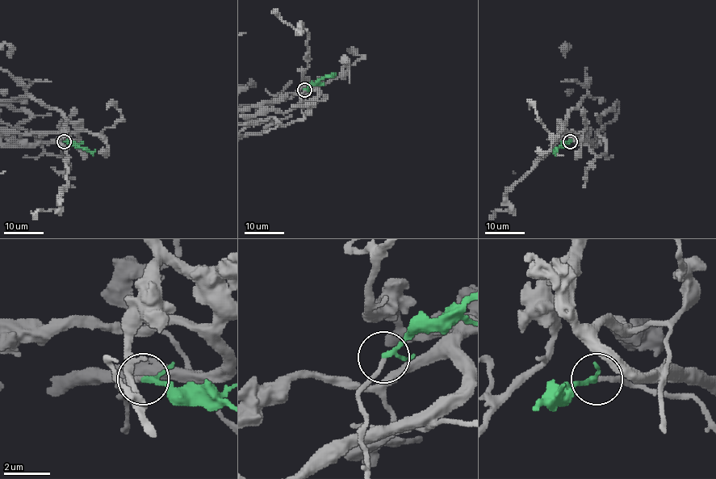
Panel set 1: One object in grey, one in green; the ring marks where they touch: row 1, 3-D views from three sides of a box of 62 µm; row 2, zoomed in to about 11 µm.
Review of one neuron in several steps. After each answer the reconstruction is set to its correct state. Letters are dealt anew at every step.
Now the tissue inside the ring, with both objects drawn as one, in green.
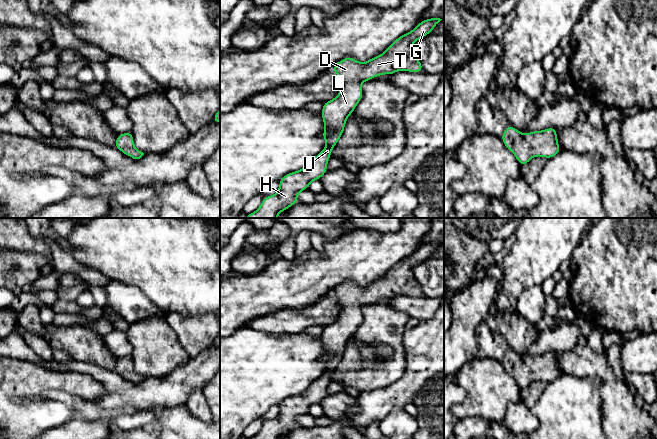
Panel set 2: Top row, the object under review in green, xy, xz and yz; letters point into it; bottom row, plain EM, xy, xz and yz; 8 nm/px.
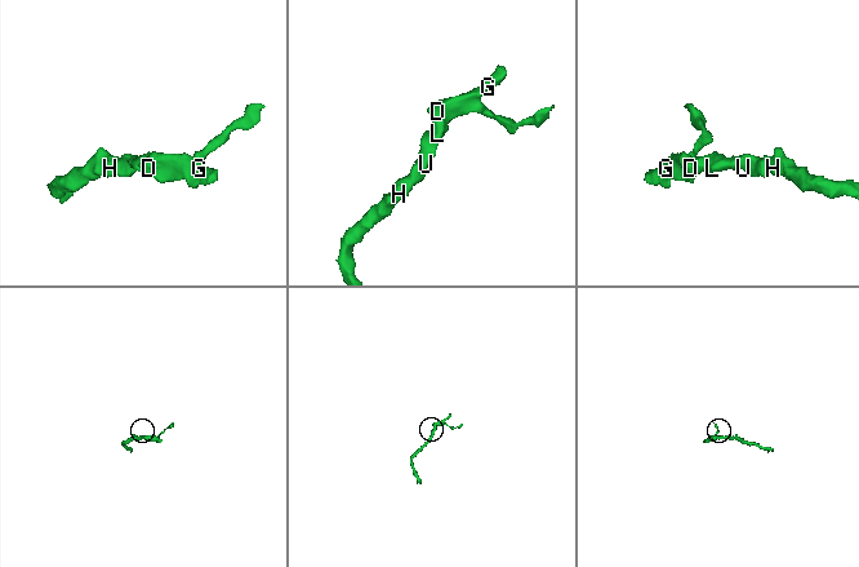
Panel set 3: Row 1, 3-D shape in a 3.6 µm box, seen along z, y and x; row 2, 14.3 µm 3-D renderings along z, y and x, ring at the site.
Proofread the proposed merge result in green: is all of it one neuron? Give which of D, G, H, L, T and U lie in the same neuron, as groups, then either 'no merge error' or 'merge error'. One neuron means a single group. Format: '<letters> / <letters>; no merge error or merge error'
D G H L T U; no merge error

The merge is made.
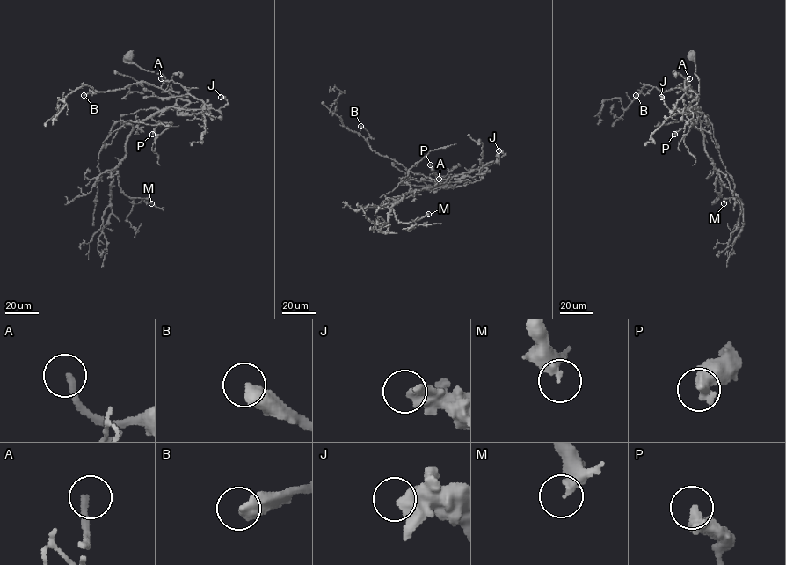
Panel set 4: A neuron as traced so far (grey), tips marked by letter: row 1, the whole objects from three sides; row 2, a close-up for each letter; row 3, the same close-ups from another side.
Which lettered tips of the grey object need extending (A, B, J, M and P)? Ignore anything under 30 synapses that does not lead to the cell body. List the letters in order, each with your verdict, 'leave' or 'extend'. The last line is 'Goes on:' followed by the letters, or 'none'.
A: leave
B: leave
J: leave
M: leave
P: leave
Goes on: none

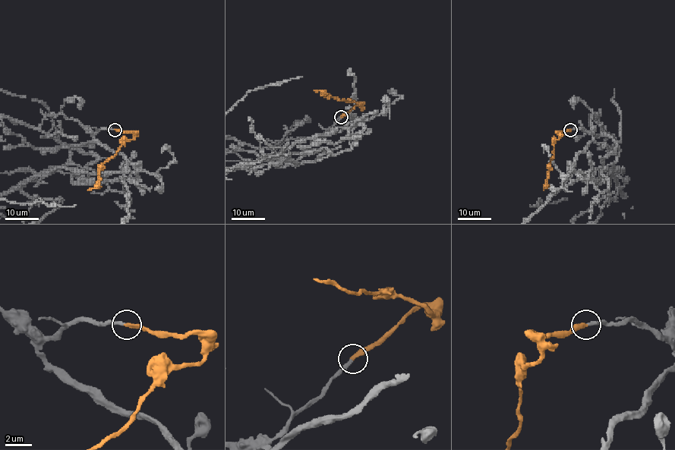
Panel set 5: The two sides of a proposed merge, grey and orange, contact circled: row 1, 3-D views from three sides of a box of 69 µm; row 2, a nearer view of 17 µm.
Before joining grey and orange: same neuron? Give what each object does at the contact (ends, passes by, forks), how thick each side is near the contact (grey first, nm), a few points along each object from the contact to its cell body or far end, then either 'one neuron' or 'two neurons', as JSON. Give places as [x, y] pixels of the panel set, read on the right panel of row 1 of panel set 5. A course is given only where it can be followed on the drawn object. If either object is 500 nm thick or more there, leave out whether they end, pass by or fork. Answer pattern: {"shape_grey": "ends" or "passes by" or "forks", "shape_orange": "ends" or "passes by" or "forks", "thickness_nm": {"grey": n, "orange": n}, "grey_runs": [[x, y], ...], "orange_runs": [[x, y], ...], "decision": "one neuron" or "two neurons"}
{"shape_grey": "ends", "shape_orange": "ends", "thickness_nm": {"grey": 240, "orange": 280}, "orange_runs": [[570, 130], [557, 132], [558, 139], [555, 140], [553, 155], [547, 171], [547, 184], [543, 190]], "decision": "one neuron"}

